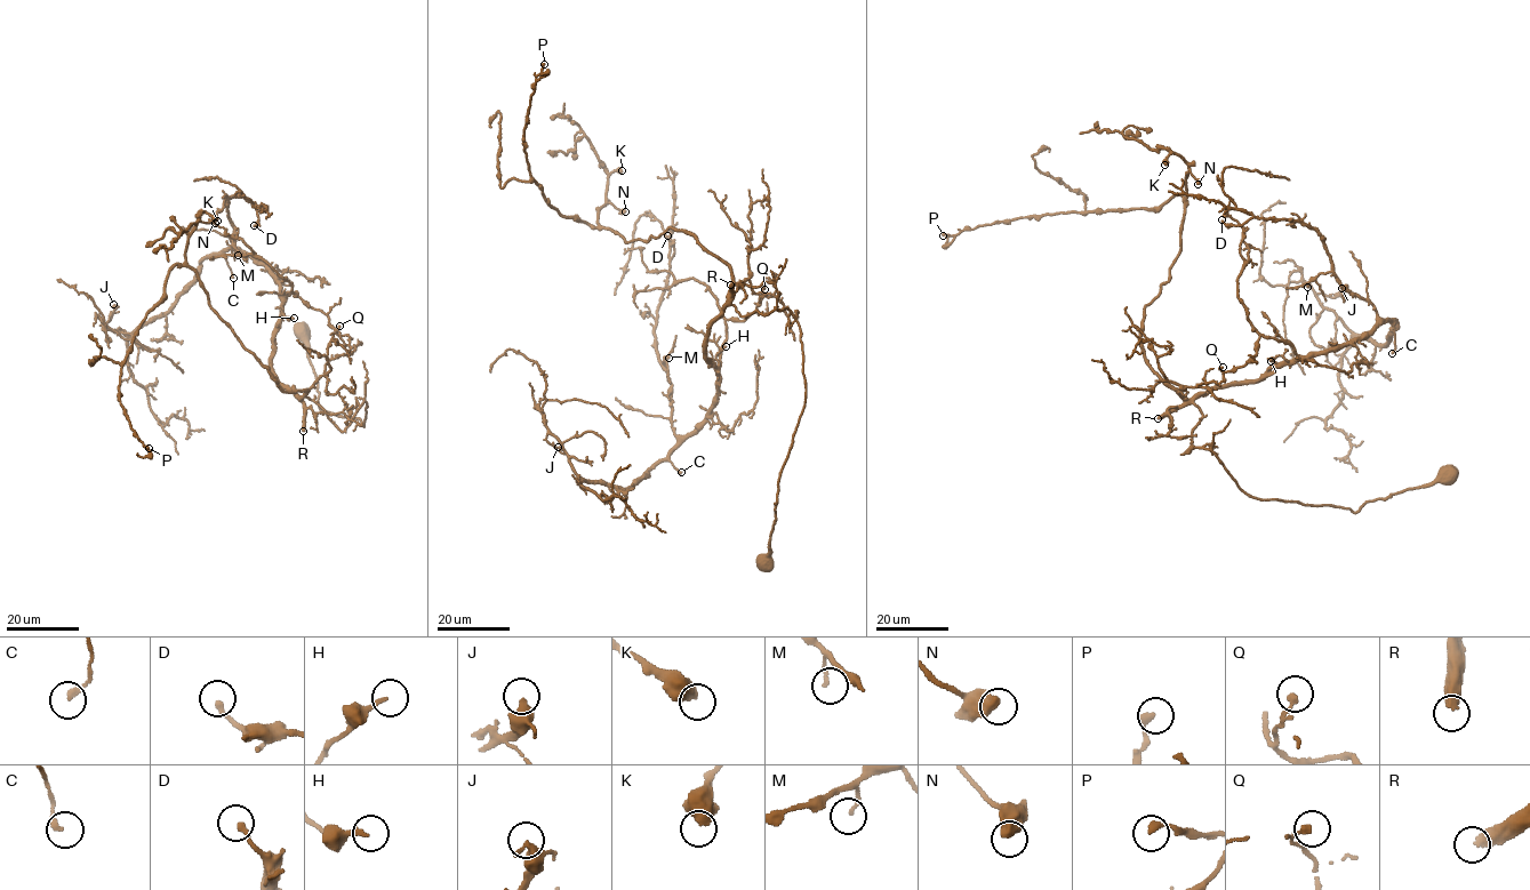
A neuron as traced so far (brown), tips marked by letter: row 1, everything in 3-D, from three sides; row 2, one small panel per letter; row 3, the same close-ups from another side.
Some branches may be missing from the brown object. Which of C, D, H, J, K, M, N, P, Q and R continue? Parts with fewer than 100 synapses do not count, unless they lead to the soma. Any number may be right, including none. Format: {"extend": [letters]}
{"extend": ["R"]}

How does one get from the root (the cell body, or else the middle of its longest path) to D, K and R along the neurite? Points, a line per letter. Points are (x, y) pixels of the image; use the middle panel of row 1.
D: (763, 563), (804, 406), (800, 327), (726, 306), (706, 343), (711, 415), (675, 434), (654, 327), (667, 235)
K: (763, 563), (800, 327), (741, 315), (689, 233), (600, 225), (622, 170)
R: (763, 563), (779, 474), (804, 406), (800, 327), (785, 309), (741, 315), (730, 304), (730, 285)

